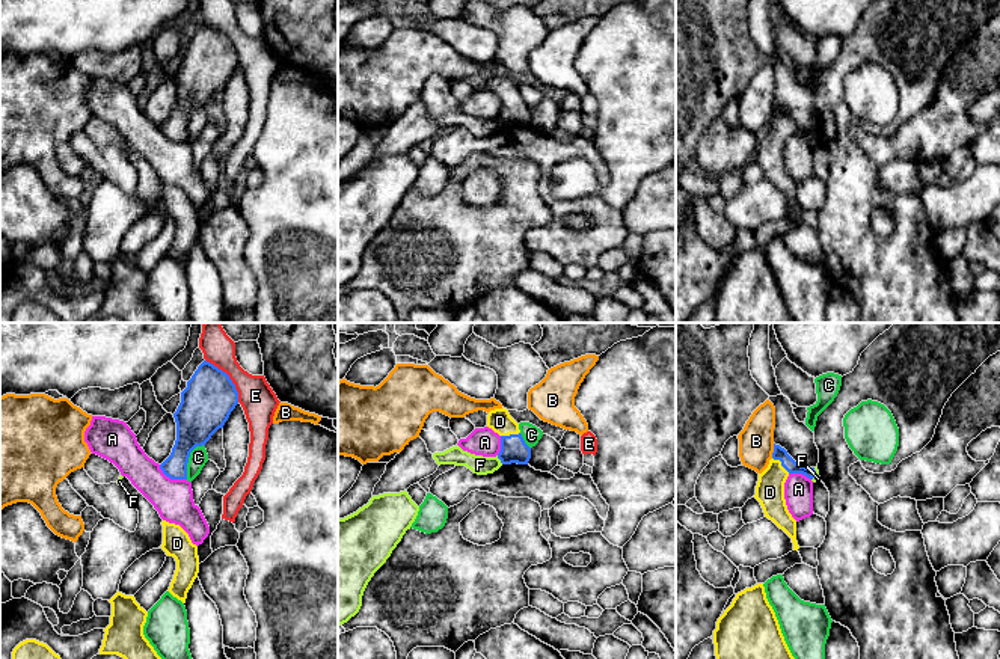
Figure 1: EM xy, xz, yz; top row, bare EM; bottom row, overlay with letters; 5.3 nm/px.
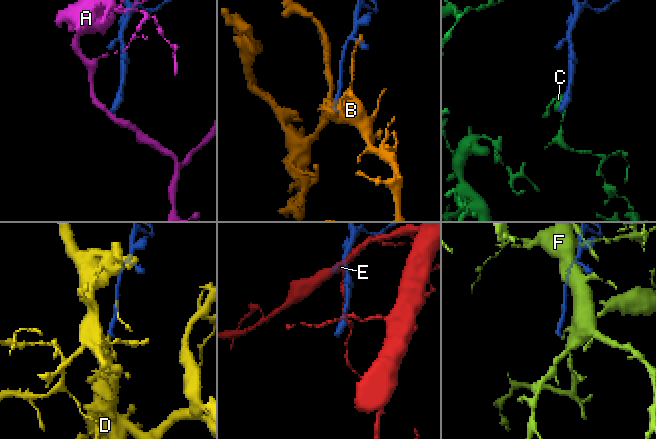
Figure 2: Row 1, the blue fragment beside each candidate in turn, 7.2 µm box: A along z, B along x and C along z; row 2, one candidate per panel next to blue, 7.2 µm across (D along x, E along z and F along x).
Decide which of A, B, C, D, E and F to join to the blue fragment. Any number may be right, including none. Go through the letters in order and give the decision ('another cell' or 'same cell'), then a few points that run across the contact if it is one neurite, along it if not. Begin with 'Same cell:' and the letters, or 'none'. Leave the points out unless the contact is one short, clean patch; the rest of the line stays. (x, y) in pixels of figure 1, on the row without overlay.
Same cell: D
A: another cell; line xy (159, 127), (171, 140), (186, 142)
B: another cell
C: another cell; line xy (202, 106), (190, 115), (186, 140)
D: same cell; line yz (788, 124), (782, 125), (771, 142), (769, 154)
E: another cell
F: another cell; line xz (496, 118), (503, 125)

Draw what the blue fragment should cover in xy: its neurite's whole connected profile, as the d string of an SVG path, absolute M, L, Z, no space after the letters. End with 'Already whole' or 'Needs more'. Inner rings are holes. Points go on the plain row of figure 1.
M204 23L181 54L181 65L173 75L176 103L170 118L160 127L163 136L170 142L187 142L190 115L205 109L223 90L237 66L238 54L229 38Z. Already whole

